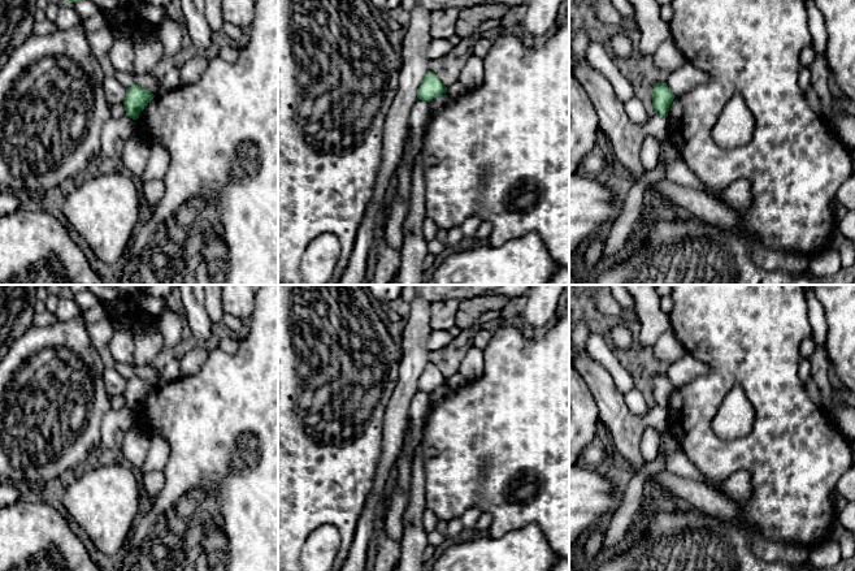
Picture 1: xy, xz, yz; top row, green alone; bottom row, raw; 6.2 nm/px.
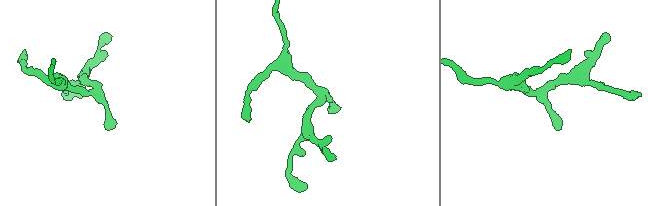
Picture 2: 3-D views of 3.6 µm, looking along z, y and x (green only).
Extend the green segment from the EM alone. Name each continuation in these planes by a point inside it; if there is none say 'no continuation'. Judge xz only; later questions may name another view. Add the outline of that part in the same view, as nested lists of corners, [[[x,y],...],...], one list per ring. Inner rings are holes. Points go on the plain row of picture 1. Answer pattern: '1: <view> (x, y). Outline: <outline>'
no continuation

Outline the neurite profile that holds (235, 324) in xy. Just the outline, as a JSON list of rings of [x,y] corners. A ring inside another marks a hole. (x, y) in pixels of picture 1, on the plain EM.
[[[225,313],[222,323],[238,334],[242,334],[246,329],[246,324],[240,319],[229,313]]]

